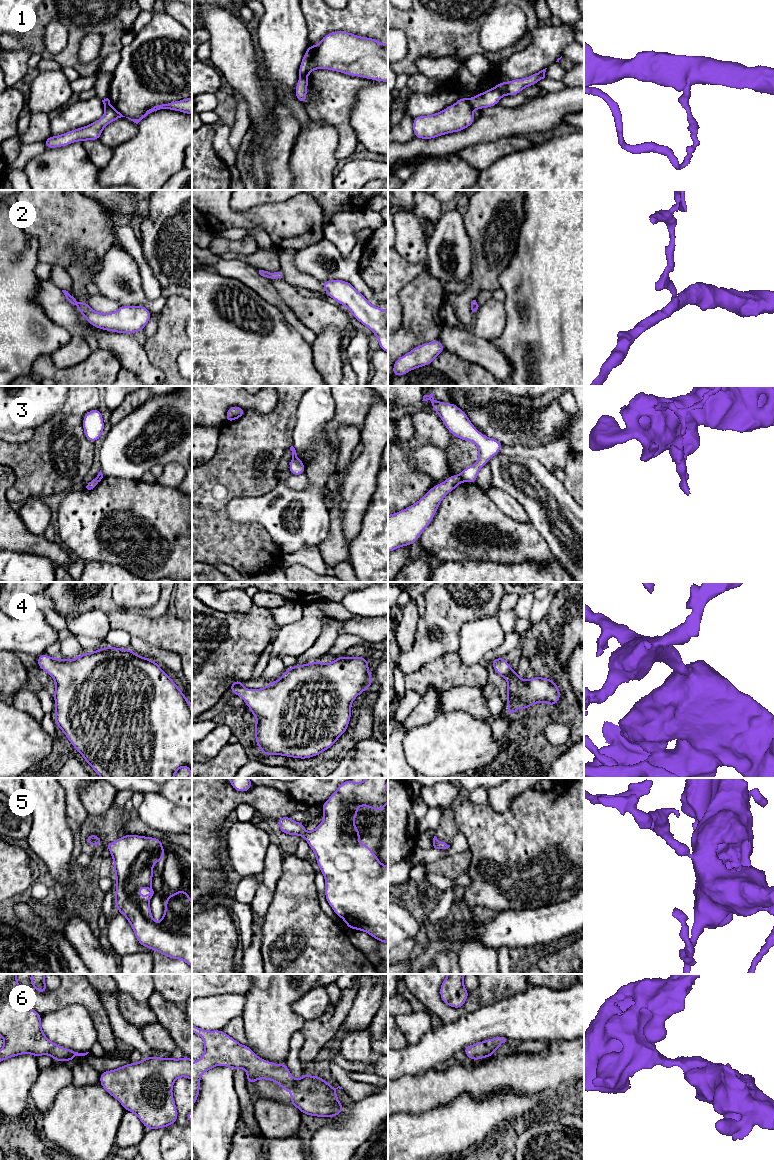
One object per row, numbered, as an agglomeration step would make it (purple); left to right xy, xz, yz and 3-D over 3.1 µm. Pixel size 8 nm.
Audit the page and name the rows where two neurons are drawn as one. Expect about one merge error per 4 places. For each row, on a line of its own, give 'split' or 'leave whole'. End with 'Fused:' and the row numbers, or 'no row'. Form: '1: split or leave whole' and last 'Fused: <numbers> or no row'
1: split
2: leave whole
3: split
4: leave whole
5: leave whole
6: leave whole
Fused: 1, 3

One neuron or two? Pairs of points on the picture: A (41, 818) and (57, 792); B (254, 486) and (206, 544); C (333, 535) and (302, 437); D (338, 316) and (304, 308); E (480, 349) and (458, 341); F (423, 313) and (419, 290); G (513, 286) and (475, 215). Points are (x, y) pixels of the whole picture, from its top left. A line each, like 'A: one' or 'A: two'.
A: one
B: one
C: two
D: one
E: one
F: one
G: two

